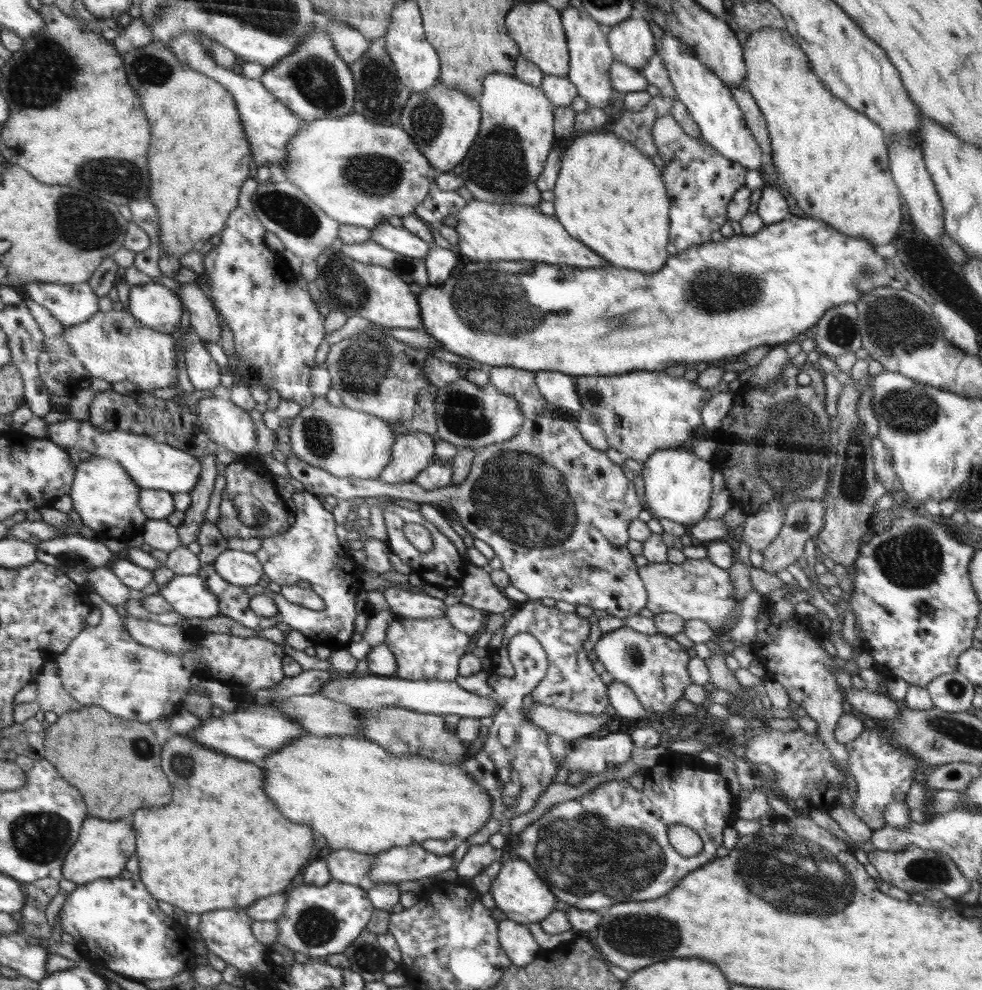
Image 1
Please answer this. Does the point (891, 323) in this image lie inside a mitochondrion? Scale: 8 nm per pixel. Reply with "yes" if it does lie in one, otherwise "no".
yes

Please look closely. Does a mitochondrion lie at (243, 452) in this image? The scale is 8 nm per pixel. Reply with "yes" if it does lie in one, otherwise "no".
no

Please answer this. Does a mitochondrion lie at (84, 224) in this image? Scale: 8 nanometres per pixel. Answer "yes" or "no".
yes

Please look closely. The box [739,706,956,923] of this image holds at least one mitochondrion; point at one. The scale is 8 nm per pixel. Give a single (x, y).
(925, 871)

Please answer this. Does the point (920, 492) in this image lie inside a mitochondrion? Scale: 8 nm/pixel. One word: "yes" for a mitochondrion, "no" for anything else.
no

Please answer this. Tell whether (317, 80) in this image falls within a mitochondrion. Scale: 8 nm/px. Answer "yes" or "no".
yes

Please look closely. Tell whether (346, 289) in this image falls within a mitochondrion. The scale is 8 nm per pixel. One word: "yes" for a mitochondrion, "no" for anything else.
yes

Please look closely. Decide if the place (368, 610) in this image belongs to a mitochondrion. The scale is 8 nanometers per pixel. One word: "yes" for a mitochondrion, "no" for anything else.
no

